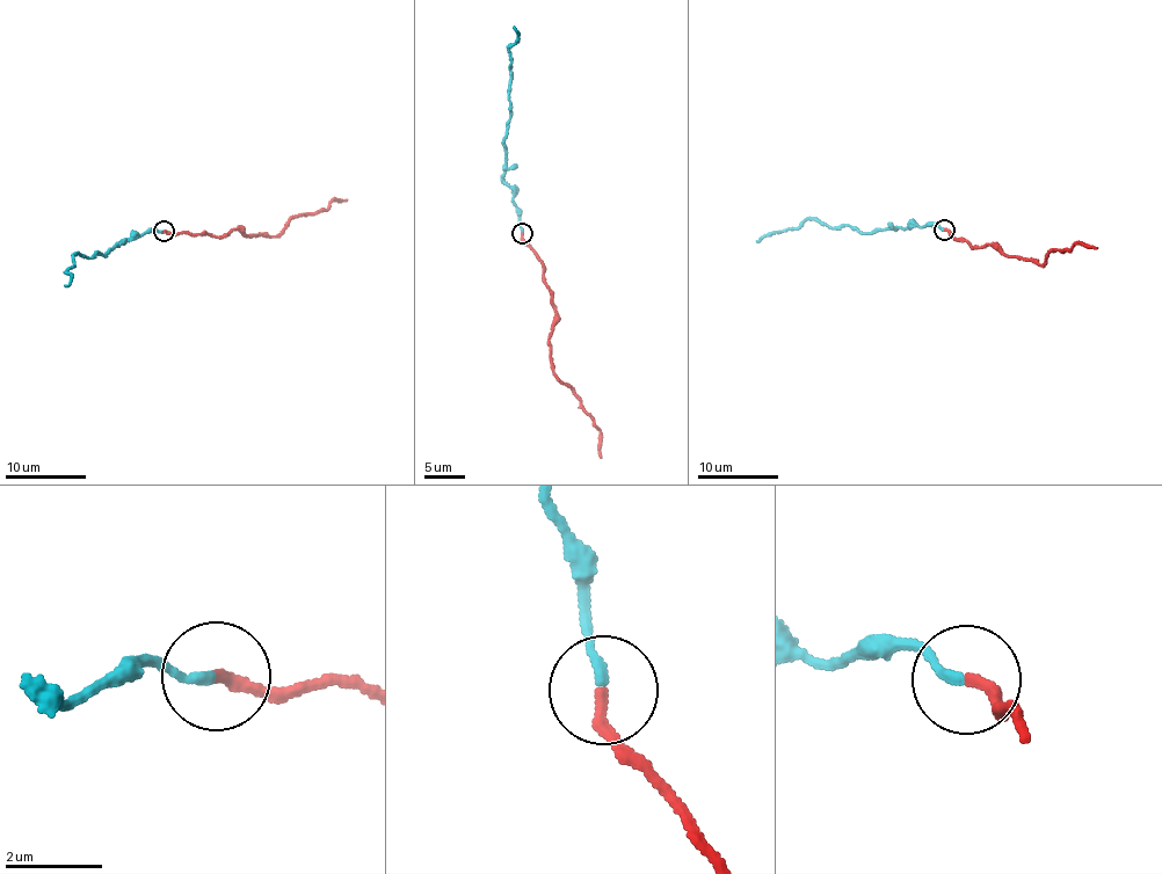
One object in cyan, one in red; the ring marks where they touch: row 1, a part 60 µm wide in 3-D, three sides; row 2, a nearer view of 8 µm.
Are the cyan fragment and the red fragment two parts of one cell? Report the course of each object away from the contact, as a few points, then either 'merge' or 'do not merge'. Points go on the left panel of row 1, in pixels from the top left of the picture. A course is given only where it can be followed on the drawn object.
cyan via (162, 232), (155, 228), (115, 244), (107, 255), (73, 254), (73, 266), (66, 270), (70, 282), (64, 285) | red via (164, 232), (222, 235), (240, 227), (247, 235), (271, 235), (292, 218), (317, 213), (333, 199), (346, 201) | do not merge

